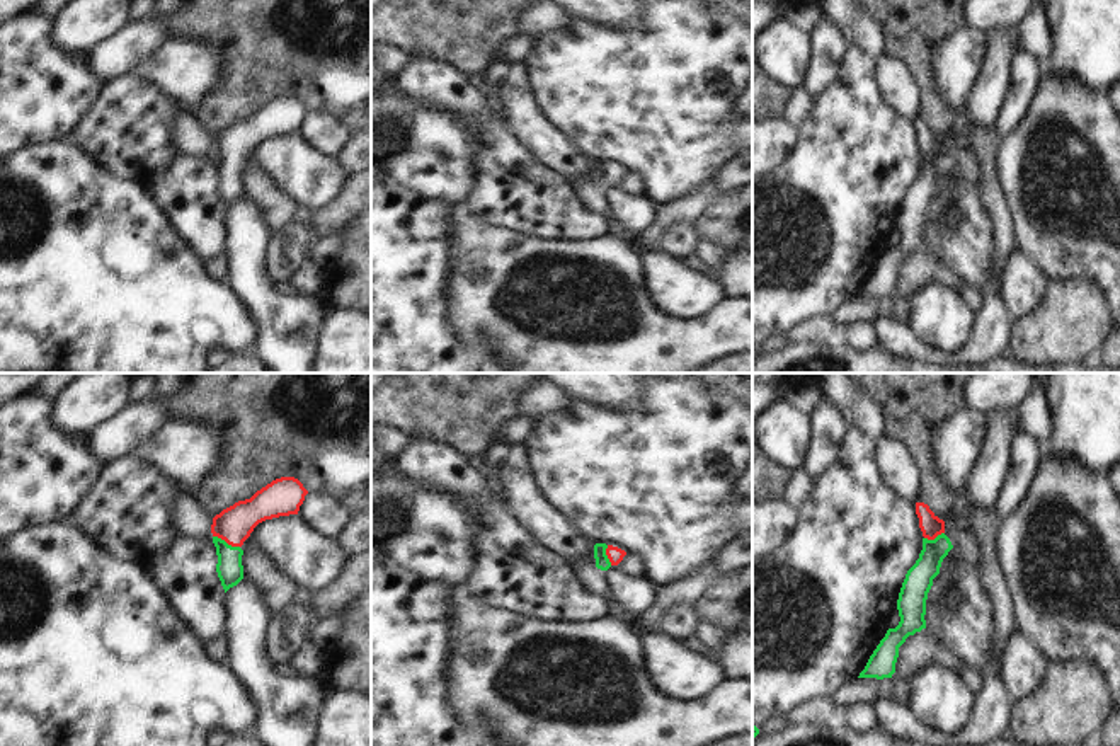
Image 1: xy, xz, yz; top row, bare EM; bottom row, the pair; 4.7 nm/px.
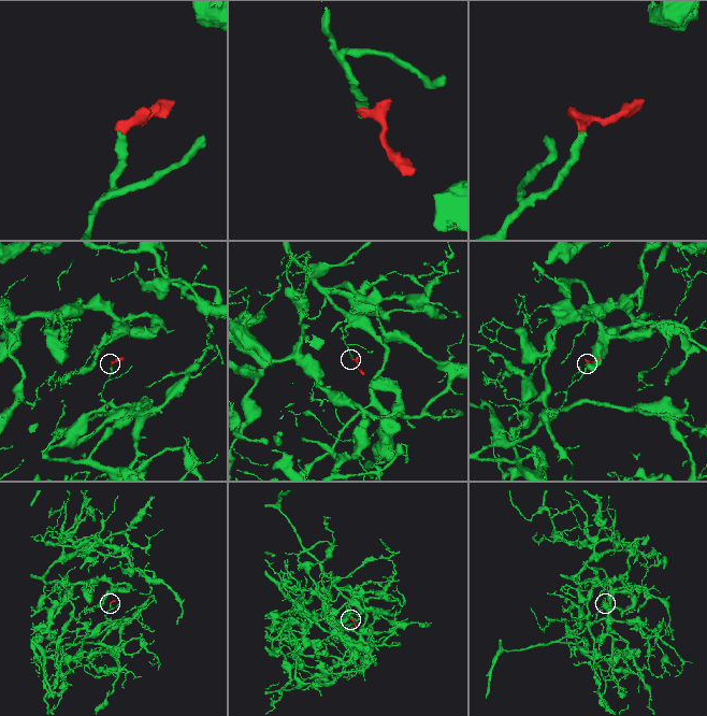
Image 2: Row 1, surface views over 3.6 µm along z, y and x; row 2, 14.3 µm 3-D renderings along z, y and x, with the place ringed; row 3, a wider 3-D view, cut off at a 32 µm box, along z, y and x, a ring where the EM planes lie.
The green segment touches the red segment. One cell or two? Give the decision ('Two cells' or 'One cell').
One cell.

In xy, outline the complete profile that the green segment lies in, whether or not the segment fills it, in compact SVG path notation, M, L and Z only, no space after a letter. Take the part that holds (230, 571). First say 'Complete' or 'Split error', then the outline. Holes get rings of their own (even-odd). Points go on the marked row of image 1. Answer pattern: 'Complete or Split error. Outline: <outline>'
Split error. Outline: M281 477L257 491L250 499L238 501L213 518L211 533L218 555L216 572L225 593L243 579L243 550L240 547L250 537L254 528L266 519L298 514L306 494L308 491L298 479Z

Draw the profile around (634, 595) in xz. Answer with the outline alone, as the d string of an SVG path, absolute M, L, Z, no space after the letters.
M611 565L608 571L608 598L626 615L645 613L654 601L655 586L645 577L631 577Z

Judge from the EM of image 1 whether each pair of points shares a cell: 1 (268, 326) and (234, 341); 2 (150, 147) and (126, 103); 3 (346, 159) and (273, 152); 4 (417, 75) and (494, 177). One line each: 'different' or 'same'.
1: different
2: same
3: different
4: same

